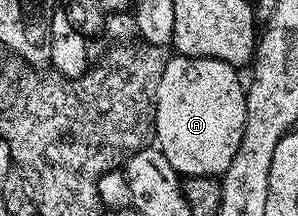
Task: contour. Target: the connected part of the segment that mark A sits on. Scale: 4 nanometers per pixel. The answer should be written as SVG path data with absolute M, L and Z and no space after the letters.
M210 56L170 57L160 76L154 101L154 135L157 146L171 163L172 168L181 176L212 176L224 175L231 164L235 151L242 141L246 124L246 89L240 82L238 69L221 59Z

